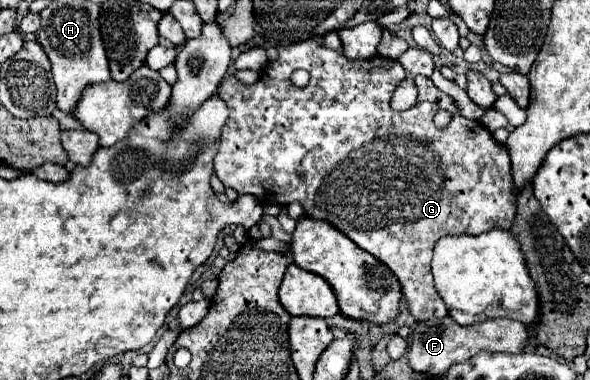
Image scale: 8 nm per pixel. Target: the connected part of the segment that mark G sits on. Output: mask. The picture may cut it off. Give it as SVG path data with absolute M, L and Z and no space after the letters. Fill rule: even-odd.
M313 37L313 41L301 41L299 45L279 47L279 59L271 61L265 67L263 75L259 77L259 81L255 85L243 85L233 75L225 77L223 83L219 85L217 95L227 103L229 119L227 119L225 127L221 129L219 151L215 155L215 173L223 181L225 187L233 187L237 193L251 193L261 203L289 205L293 201L299 201L303 205L307 217L329 221L333 227L337 227L341 233L345 233L351 241L355 241L361 249L369 251L383 265L387 265L395 273L395 277L397 277L397 273L401 273L401 277L397 277L397 279L401 283L401 293L403 293L403 299L405 299L411 315L417 321L427 321L427 319L433 319L433 317L445 317L447 315L447 307L445 307L443 299L439 297L439 293L435 291L433 275L431 275L431 257L433 257L433 245L437 243L437 239L441 239L445 235L481 235L481 233L491 231L491 229L509 229L513 225L517 207L515 207L515 199L513 199L513 193L511 193L513 177L511 177L511 163L509 163L507 149L493 139L491 131L485 129L485 125L481 121L465 119L459 113L457 103L449 95L439 91L431 83L429 77L417 77L415 79L415 87L417 87L419 95L417 95L417 103L411 109L393 111L391 109L391 95L393 95L393 91L399 87L399 83L403 79L405 79L405 71L401 69L399 61L385 59L385 57L373 57L373 59L367 59L367 61L349 61L341 53L321 47L321 37ZM295 69L309 71L311 79L309 79L307 87L295 87L291 83L291 73ZM439 109L445 109L445 111L451 113L451 123L445 129L437 129L433 125L433 115Z

